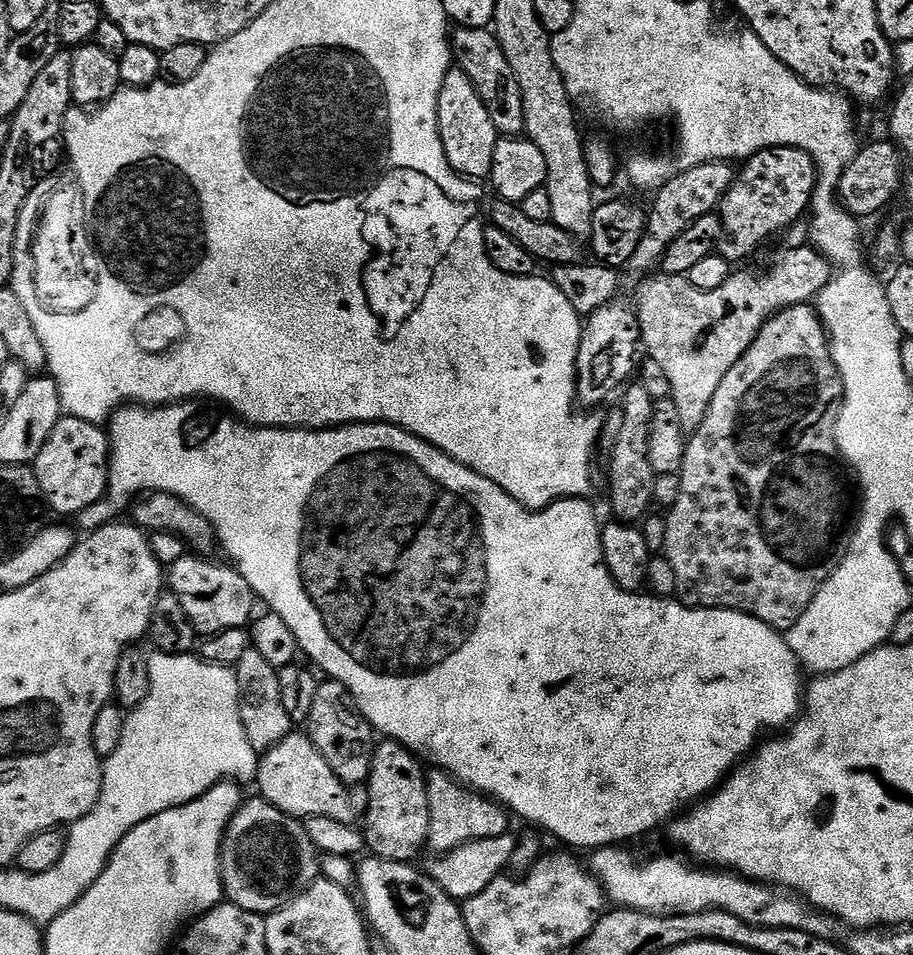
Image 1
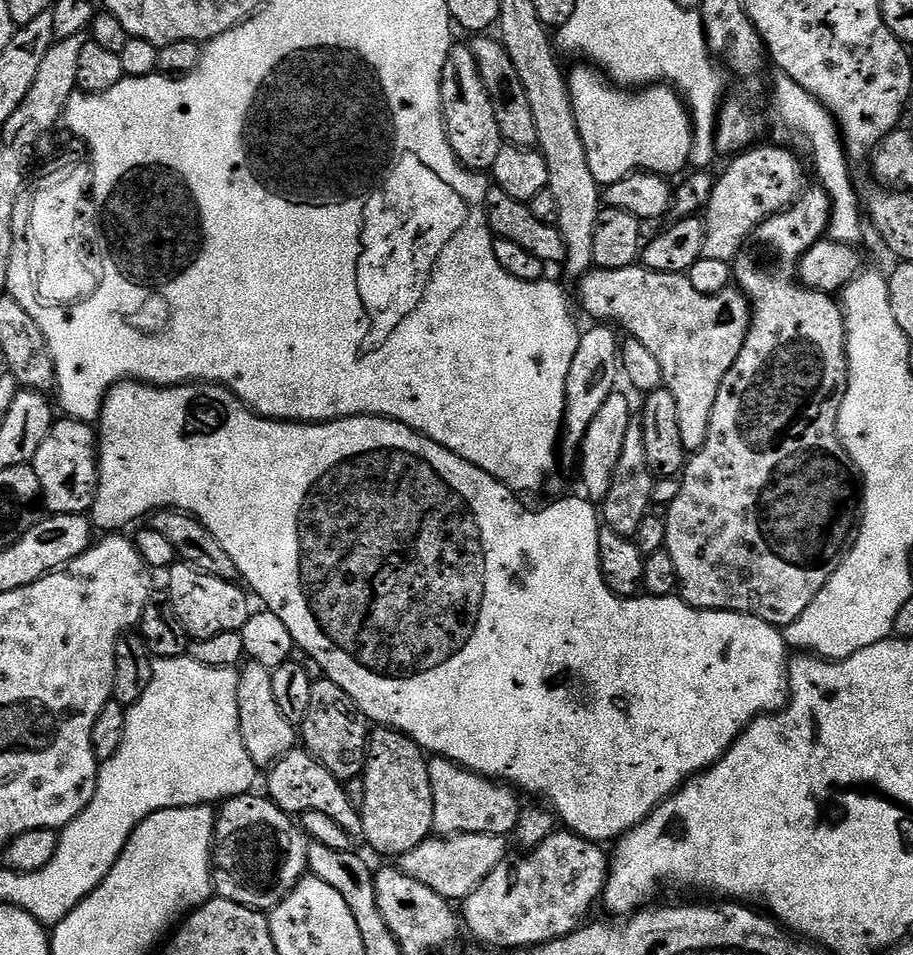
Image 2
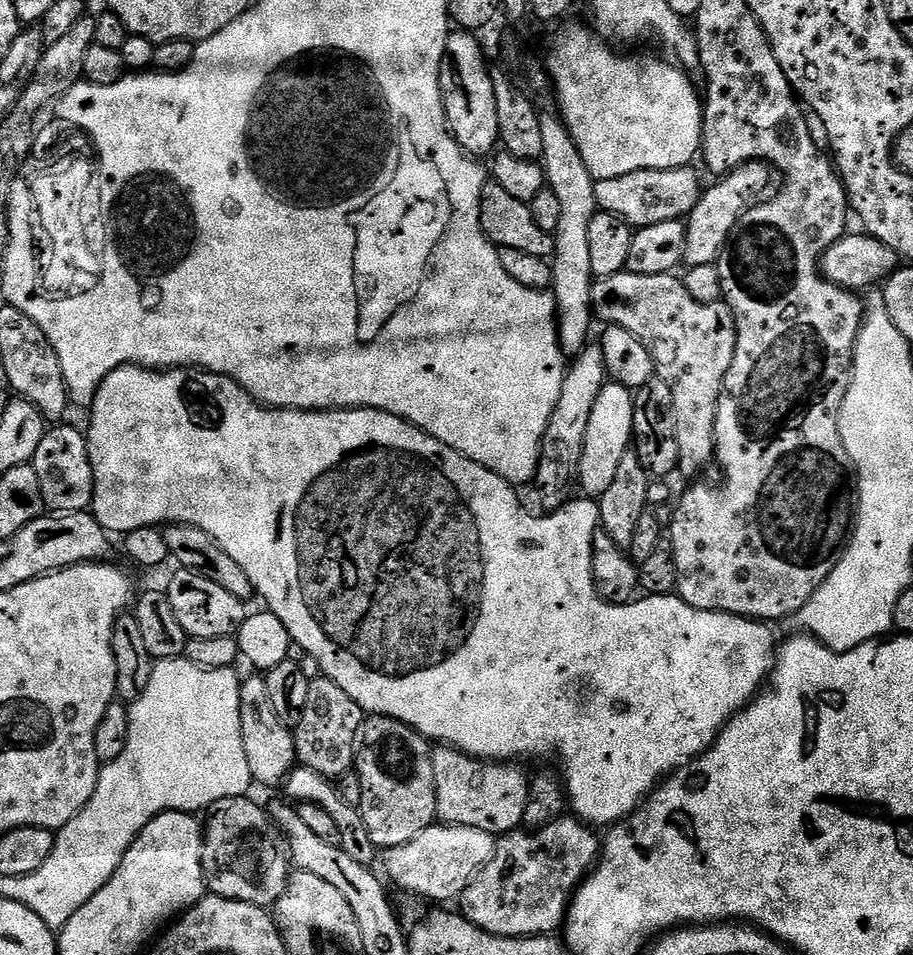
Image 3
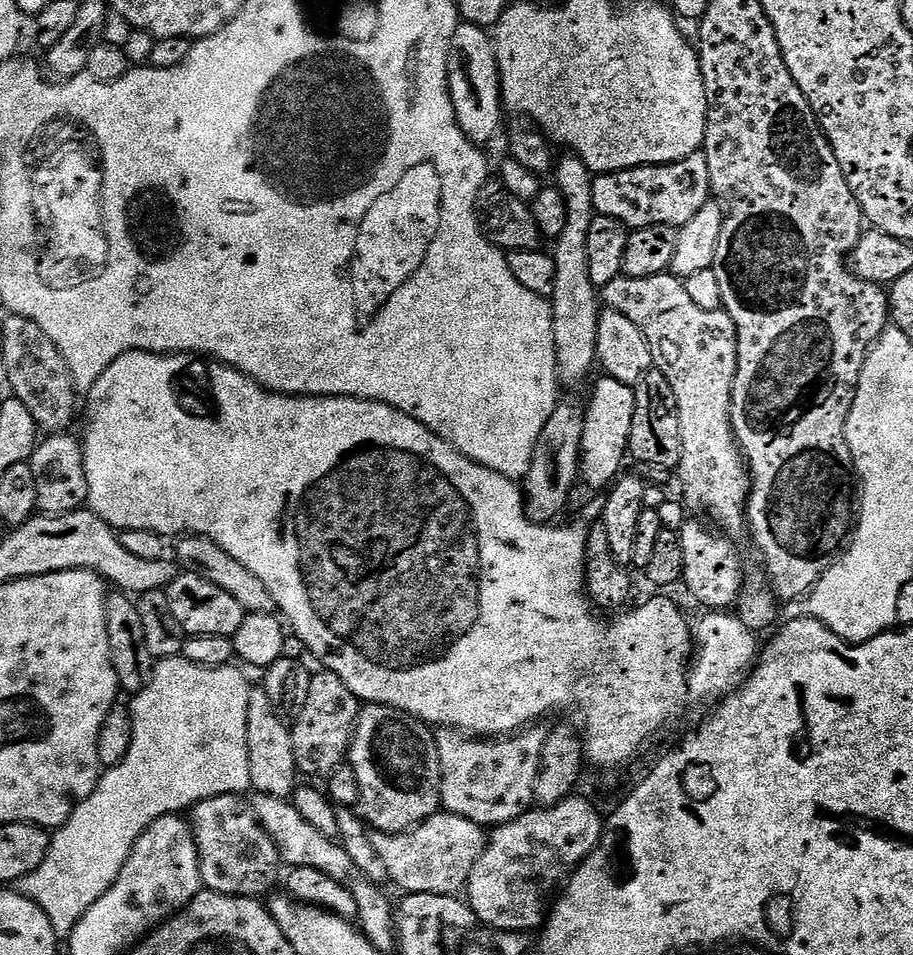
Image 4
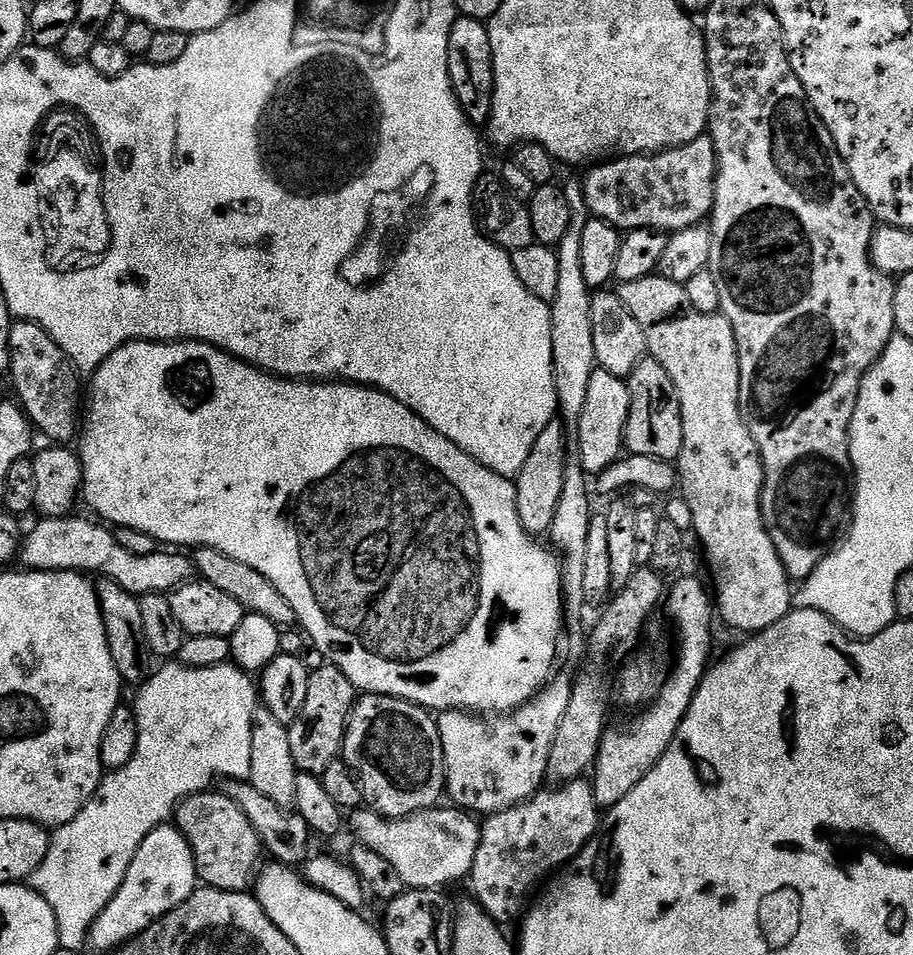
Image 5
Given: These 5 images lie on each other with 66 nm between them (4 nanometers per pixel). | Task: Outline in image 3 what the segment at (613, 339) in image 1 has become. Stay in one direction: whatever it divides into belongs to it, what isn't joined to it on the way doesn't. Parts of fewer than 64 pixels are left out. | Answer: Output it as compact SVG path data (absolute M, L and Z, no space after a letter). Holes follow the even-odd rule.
M589 343L567 365L562 394L558 394L558 406L554 406L554 414L550 414L546 434L540 443L540 458L534 481L535 487L540 487L540 504L545 513L555 512L573 499L572 487L574 490L578 484L579 459L582 458L590 414L593 413L594 402L609 380L608 367L599 343Z

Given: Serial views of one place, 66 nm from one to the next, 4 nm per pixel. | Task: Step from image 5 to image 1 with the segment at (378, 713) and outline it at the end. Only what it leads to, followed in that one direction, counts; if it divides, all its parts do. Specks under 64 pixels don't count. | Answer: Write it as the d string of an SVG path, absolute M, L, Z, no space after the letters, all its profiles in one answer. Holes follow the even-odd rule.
M385 739L376 745L376 752L372 755L372 769L366 783L370 790L370 806L368 815L362 820L362 831L367 851L381 860L415 861L415 856L425 851L430 830L430 802L426 794L428 781L421 761L413 756L410 749L394 740Z

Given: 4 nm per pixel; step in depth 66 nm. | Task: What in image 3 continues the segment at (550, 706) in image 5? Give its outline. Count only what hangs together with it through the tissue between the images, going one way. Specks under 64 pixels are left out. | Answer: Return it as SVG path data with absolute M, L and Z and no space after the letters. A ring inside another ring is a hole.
M451 746L433 747L432 761L439 823L486 830L497 838L505 832L515 832L523 825L530 776L519 768L519 763L478 760Z

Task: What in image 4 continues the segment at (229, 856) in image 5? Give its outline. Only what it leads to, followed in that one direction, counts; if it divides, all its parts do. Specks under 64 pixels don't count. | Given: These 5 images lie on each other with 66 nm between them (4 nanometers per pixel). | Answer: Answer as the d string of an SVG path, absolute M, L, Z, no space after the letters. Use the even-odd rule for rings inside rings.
M243 795L207 796L190 810L192 837L198 850L201 885L223 896L264 898L273 891L282 861L270 834L258 822Z

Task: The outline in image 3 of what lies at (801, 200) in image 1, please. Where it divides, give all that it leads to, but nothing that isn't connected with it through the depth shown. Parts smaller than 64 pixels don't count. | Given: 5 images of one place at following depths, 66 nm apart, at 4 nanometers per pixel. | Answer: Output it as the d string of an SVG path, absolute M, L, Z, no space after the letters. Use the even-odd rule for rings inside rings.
M763 162L743 164L712 182L716 184L710 185L709 188L707 185L701 191L700 200L686 217L688 229L684 264L688 268L715 264L719 260L721 252L732 238L736 224L744 217L744 213L765 195L763 192L767 190L772 176L774 177L773 169Z

